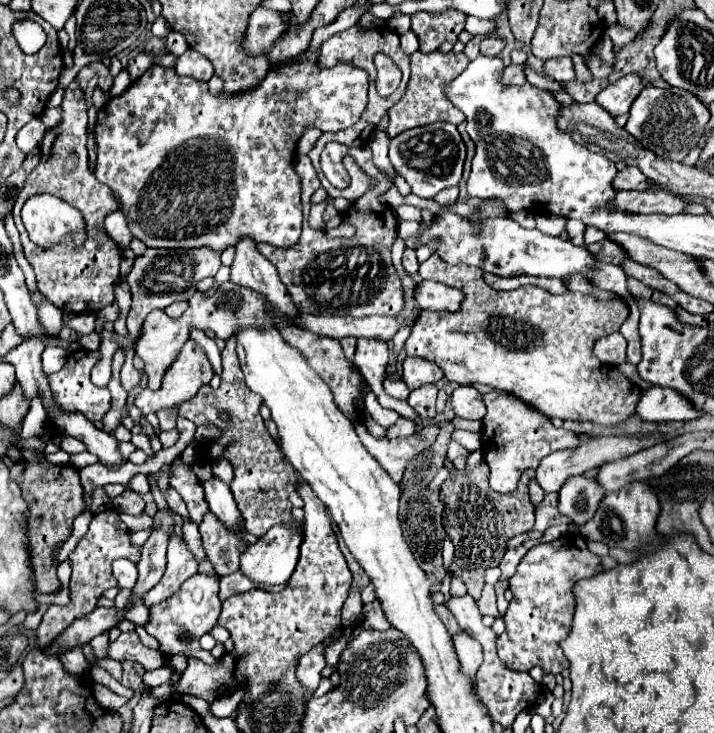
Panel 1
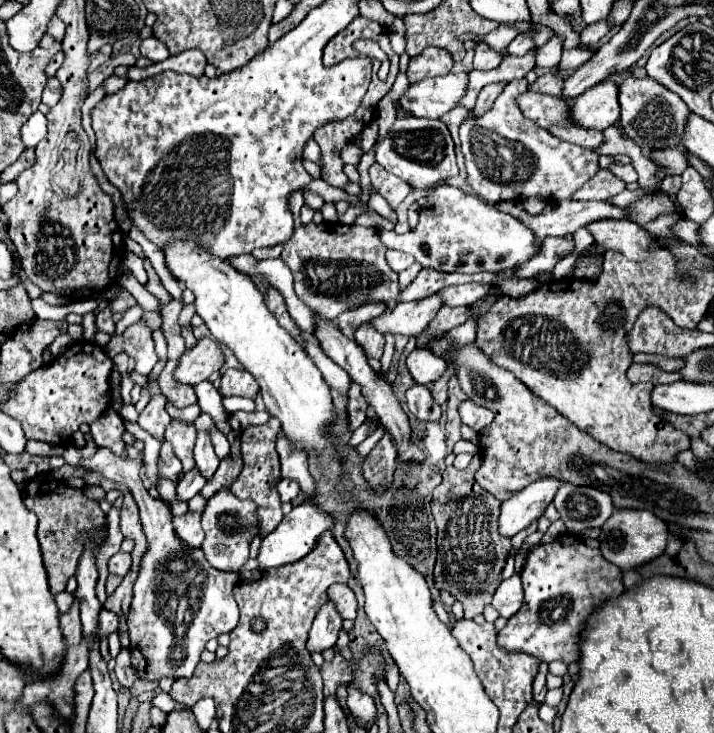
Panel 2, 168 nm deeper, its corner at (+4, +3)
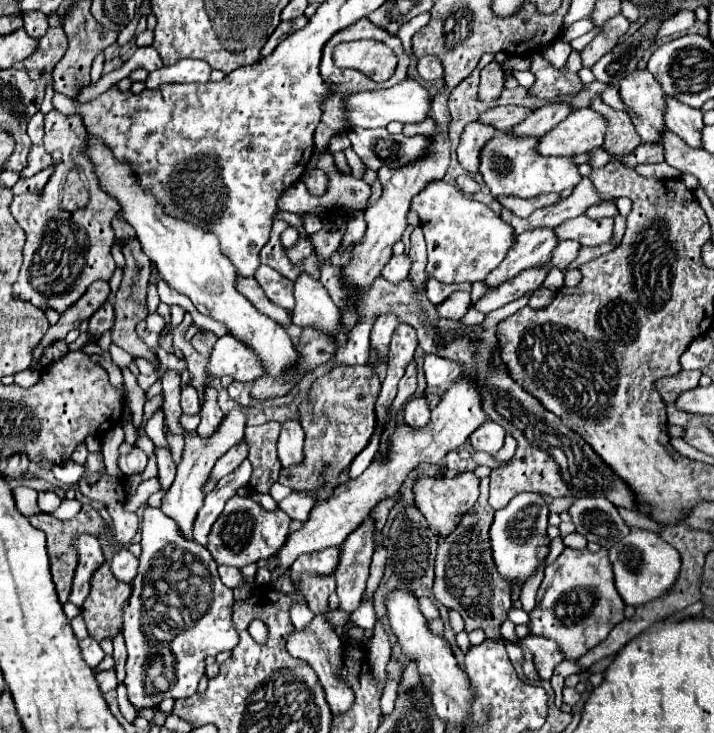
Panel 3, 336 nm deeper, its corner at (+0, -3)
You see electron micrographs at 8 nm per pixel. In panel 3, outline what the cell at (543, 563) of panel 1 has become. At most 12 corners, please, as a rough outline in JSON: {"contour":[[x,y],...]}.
{"contour":[[608,552],[546,566],[528,630],[576,662],[624,620]]}

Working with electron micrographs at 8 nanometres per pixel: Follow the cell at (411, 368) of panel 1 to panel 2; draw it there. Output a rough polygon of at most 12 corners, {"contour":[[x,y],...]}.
{"contour":[[416,348],[406,366],[416,384],[432,384],[446,362],[426,348]]}

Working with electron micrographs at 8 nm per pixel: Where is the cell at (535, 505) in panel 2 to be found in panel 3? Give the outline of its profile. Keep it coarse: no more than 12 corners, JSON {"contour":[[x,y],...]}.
{"contour":[[516,494],[496,510],[498,572],[526,580],[548,554],[548,504]]}

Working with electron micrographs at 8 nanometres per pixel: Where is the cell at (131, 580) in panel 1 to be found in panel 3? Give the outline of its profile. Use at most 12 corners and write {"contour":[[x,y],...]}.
{"contour":[[128,550],[112,558],[112,574],[122,582],[132,582],[138,558]]}

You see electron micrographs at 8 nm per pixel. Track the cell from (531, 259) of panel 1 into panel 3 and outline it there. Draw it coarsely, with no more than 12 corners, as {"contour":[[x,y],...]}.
{"contour":[[456,186],[412,198],[426,274],[484,280],[516,244],[508,222]]}

